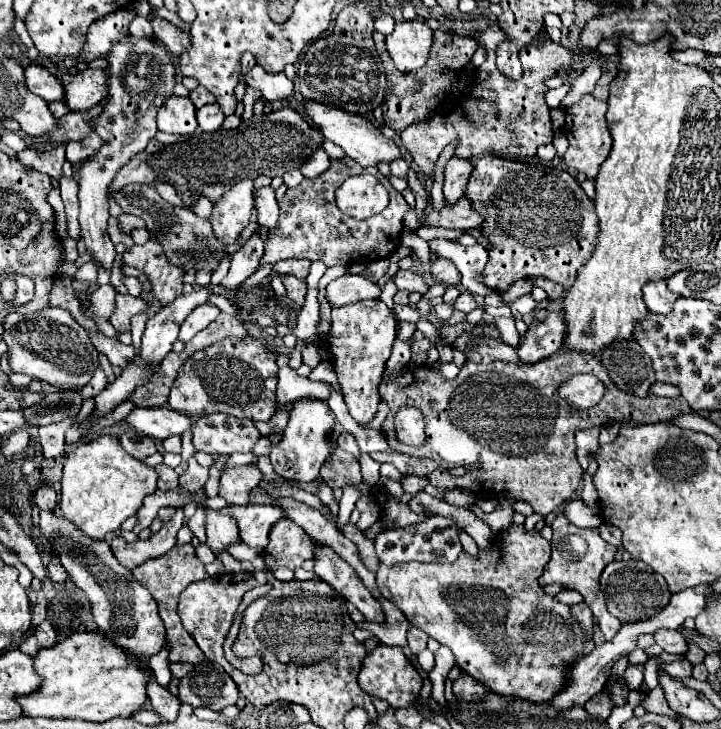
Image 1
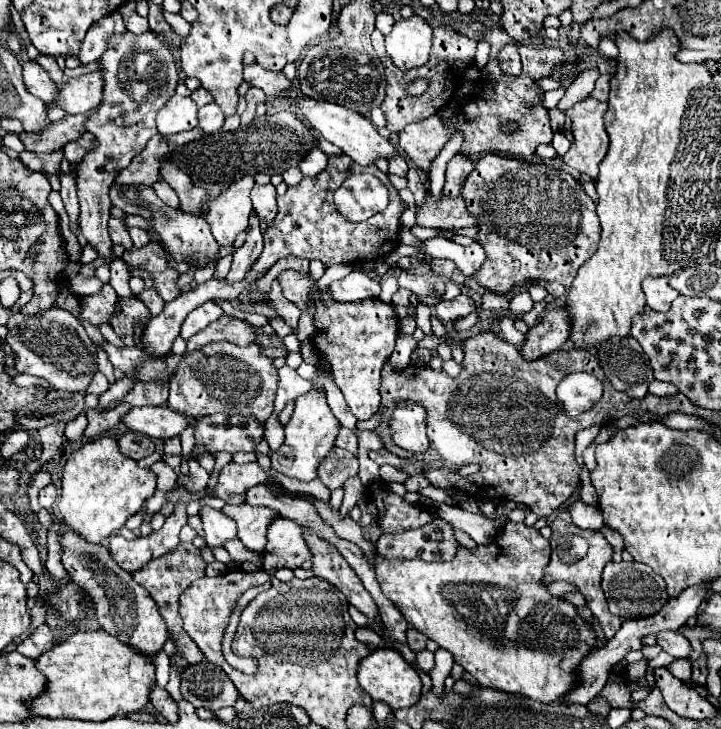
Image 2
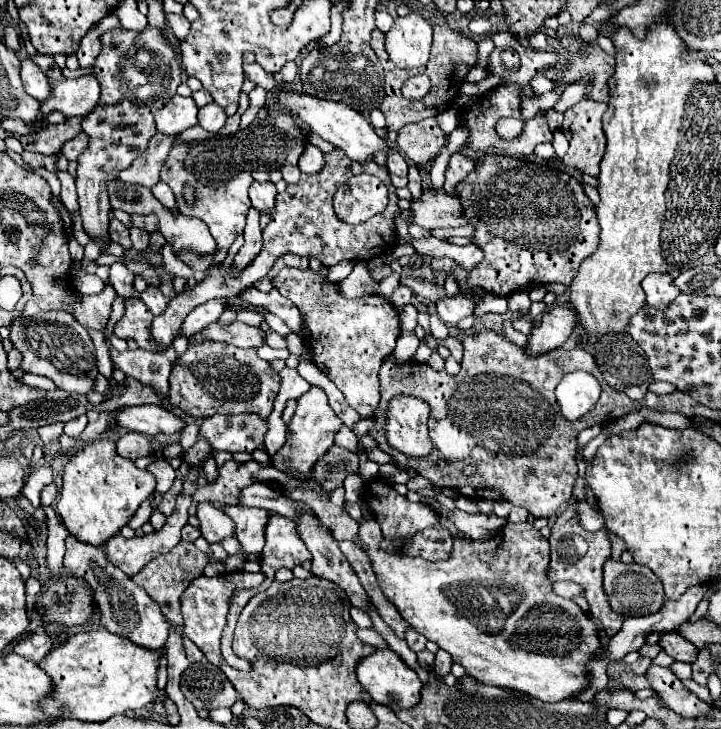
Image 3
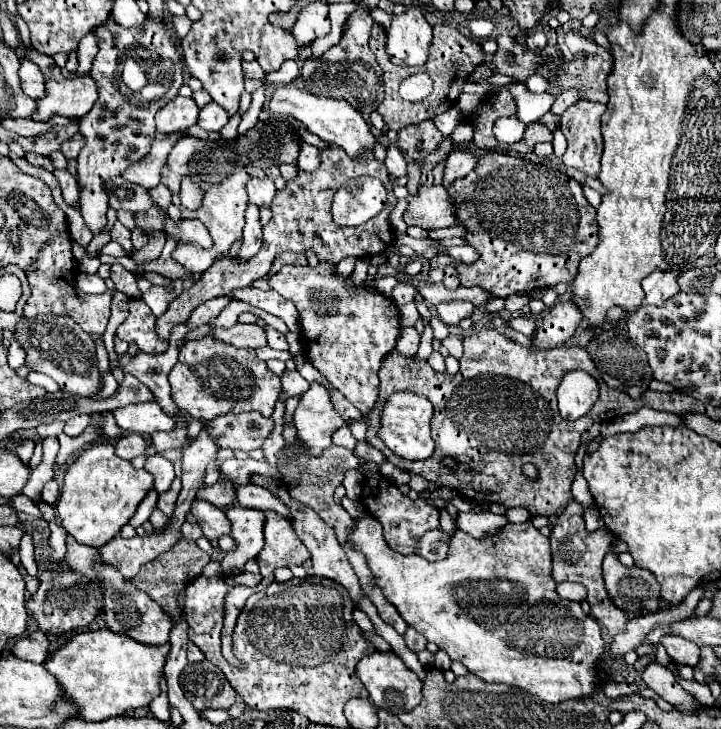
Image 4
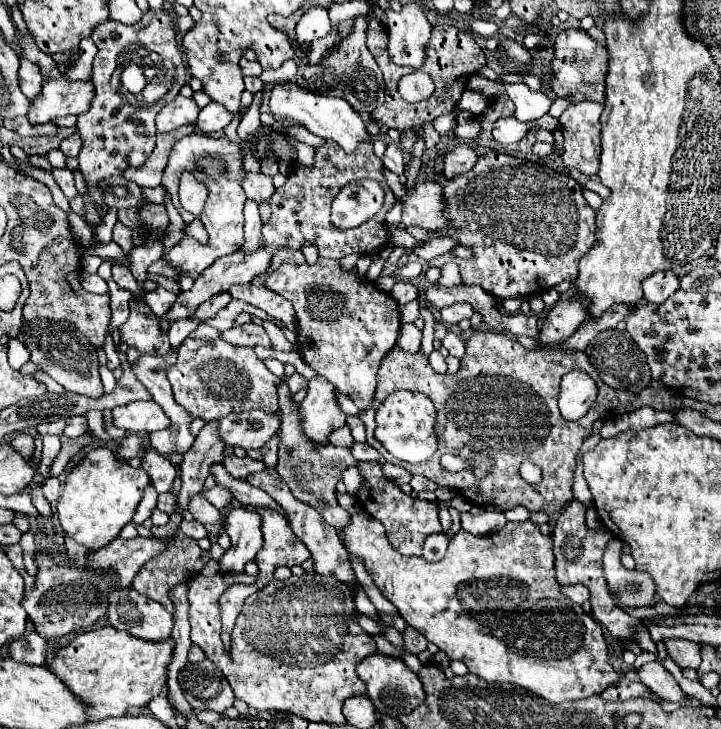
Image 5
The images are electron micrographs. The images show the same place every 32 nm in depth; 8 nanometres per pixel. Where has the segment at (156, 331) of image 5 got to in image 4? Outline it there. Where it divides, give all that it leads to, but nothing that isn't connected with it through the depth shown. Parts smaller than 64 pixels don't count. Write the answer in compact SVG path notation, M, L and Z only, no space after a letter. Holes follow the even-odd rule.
M130 298L128 300L128 316L126 320L118 326L116 336L126 342L136 342L142 352L150 354L161 354L168 349L169 343L160 340L154 332L154 322L156 316L152 310L144 304L140 298Z

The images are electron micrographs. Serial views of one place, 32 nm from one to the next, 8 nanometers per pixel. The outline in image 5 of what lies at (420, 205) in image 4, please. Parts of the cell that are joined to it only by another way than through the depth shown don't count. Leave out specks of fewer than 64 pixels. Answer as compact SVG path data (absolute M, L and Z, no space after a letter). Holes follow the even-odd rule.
M418 182L414 190L406 188L402 222L406 226L420 226L426 230L446 228L450 220L446 218L446 198L444 190L436 182Z

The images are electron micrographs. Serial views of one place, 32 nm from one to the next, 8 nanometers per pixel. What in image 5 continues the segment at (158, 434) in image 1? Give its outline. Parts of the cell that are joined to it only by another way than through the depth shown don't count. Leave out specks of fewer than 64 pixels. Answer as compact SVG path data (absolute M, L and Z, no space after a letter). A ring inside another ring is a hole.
M132 402L120 408L112 410L114 426L124 428L128 432L138 434L150 434L156 430L170 428L170 418L164 414L164 410L154 402Z

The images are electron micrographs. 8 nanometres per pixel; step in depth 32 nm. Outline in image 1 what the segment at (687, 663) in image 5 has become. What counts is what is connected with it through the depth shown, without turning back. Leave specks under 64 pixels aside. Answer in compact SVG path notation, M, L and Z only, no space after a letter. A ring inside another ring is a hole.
M660 628L654 632L654 640L658 646L664 648L664 652L670 652L670 654L686 654L688 652L688 644L678 630Z

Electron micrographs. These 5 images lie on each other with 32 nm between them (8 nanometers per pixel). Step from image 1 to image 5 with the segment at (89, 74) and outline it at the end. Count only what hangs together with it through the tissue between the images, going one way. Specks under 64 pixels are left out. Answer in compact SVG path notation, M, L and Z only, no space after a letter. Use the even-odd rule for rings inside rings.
M20 36L20 46L22 46L22 56L34 64L40 66L42 70L42 76L44 76L44 92L42 96L38 96L34 100L34 106L32 106L32 112L28 114L28 120L32 124L44 124L44 122L50 122L58 116L80 116L84 112L88 112L92 100L94 100L94 84L92 80L76 80L76 82L70 82L70 80L64 80L64 76L60 74L56 62L52 60L50 54L44 54L40 52L36 46L34 46L34 40L32 36Z

